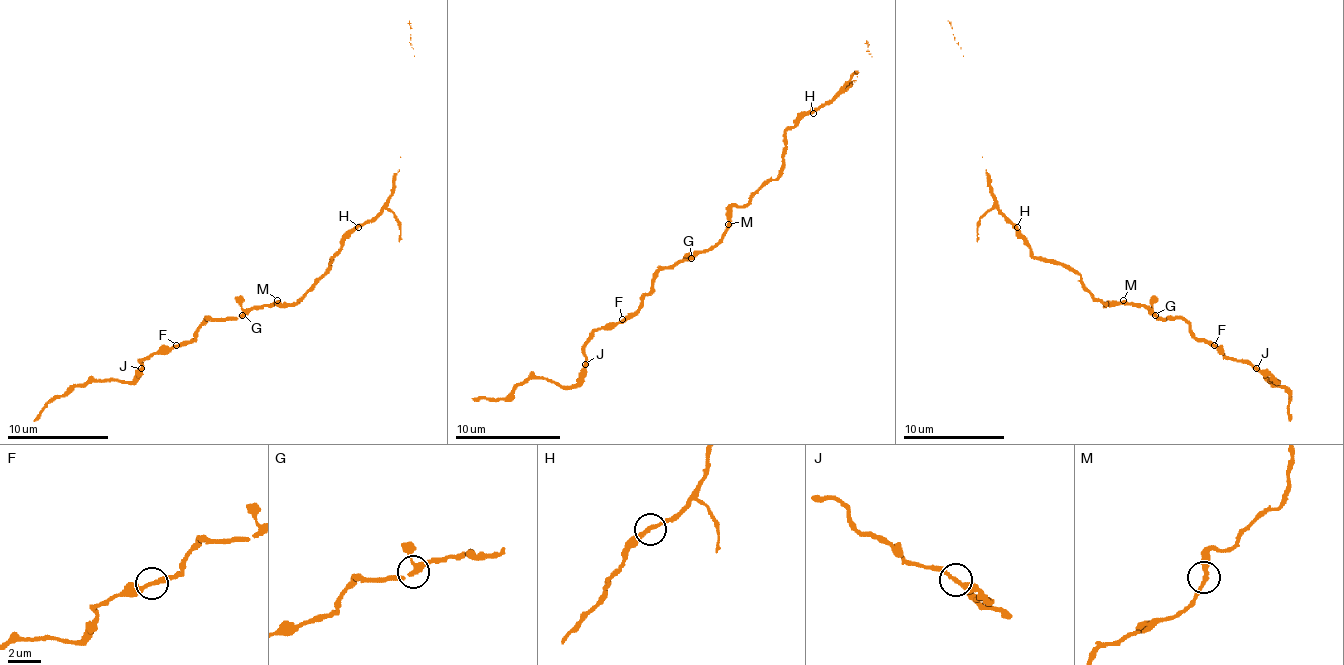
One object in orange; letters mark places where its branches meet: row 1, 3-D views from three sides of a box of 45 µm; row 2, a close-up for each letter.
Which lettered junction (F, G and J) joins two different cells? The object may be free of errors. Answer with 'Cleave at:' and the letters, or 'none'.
Cleave at: none

